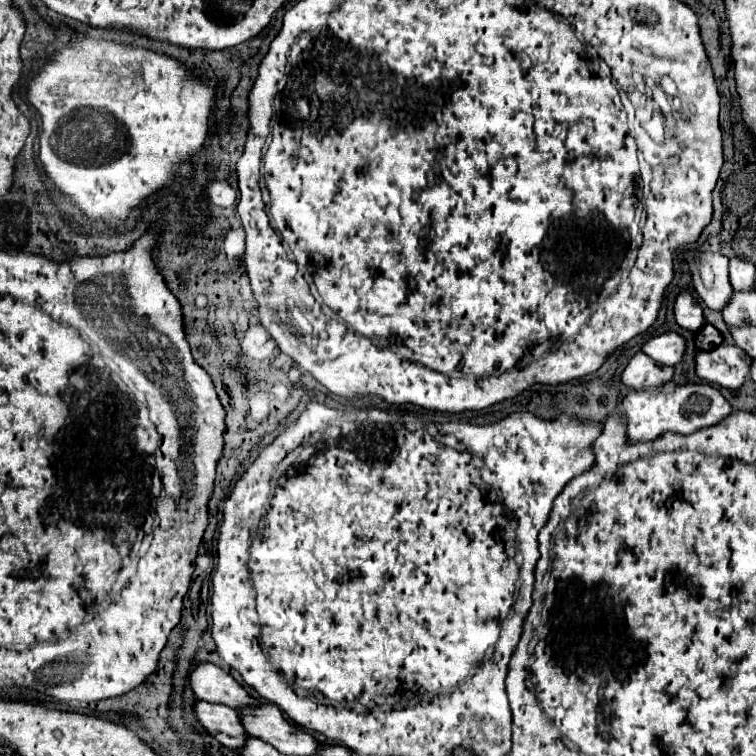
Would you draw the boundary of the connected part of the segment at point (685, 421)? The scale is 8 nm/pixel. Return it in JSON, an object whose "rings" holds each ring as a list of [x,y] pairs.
{"rings":[[[681,384],[673,392],[665,390],[631,390],[625,400],[617,406],[617,412],[627,416],[627,436],[629,440],[653,440],[665,432],[693,434],[701,428],[709,428],[725,420],[733,412],[733,406],[723,398],[723,394],[709,384]]]}

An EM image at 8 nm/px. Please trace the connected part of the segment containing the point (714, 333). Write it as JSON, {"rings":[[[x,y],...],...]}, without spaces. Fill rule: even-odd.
{"rings":[[[705,324],[705,326],[699,330],[697,338],[695,338],[695,344],[697,344],[699,350],[713,350],[713,348],[717,348],[721,342],[723,342],[721,332],[719,332],[715,326],[711,326],[711,324]]]}

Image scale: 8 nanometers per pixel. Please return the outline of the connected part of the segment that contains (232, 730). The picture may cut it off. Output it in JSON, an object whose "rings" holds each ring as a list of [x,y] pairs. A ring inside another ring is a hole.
{"rings":[[[203,700],[195,704],[195,710],[205,730],[213,734],[223,746],[239,750],[243,746],[243,740],[247,740],[249,734],[243,728],[243,722],[239,720],[239,714],[235,710],[221,704],[209,704]]]}

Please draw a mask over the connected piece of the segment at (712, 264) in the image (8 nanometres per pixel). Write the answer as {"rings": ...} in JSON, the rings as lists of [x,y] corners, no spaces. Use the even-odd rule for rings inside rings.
{"rings":[[[703,254],[701,262],[691,260],[689,270],[693,272],[693,284],[701,302],[717,312],[723,312],[727,300],[733,296],[733,288],[727,276],[729,258],[721,254]]]}

